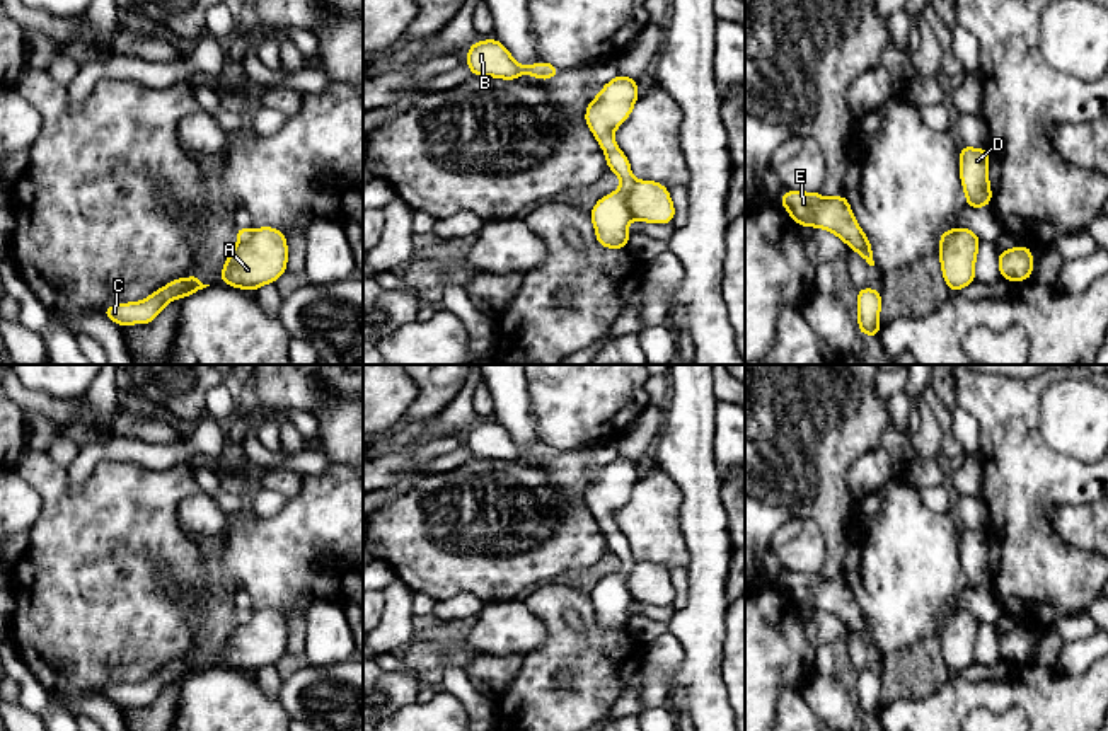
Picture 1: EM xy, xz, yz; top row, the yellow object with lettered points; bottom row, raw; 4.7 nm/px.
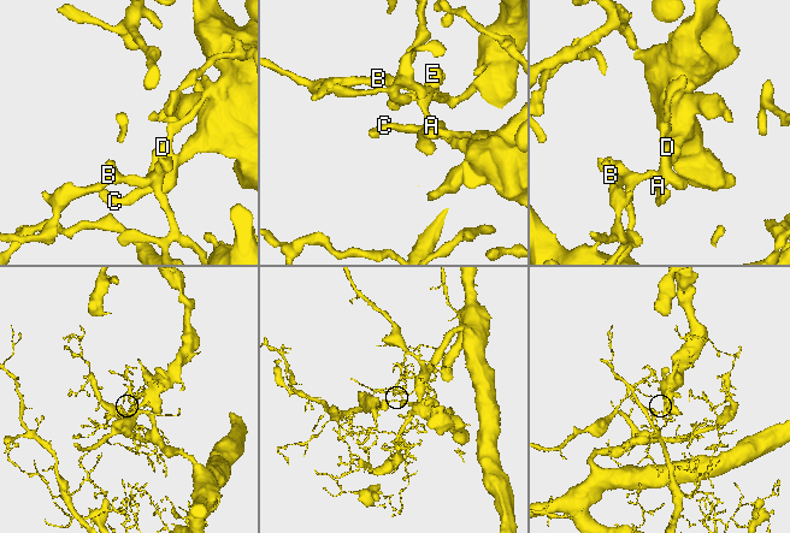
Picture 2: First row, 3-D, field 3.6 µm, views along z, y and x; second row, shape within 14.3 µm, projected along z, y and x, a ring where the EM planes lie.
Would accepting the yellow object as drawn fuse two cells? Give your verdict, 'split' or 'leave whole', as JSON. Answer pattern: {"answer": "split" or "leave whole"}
{"answer": "split"}

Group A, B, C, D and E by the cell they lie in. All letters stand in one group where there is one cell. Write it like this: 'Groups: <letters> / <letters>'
Groups: A C / B D E

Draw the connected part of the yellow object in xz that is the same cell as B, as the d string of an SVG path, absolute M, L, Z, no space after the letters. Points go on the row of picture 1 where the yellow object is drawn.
M498 39L474 43L467 49L465 65L472 70L474 77L498 77L503 80L515 80L522 73L551 80L561 72L559 66L545 61L539 61L530 66L518 65Z

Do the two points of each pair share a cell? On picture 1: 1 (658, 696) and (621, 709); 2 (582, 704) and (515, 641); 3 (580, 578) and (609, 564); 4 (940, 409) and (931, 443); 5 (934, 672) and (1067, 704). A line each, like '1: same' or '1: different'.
1: different
2: different
3: same
4: different
5: different

